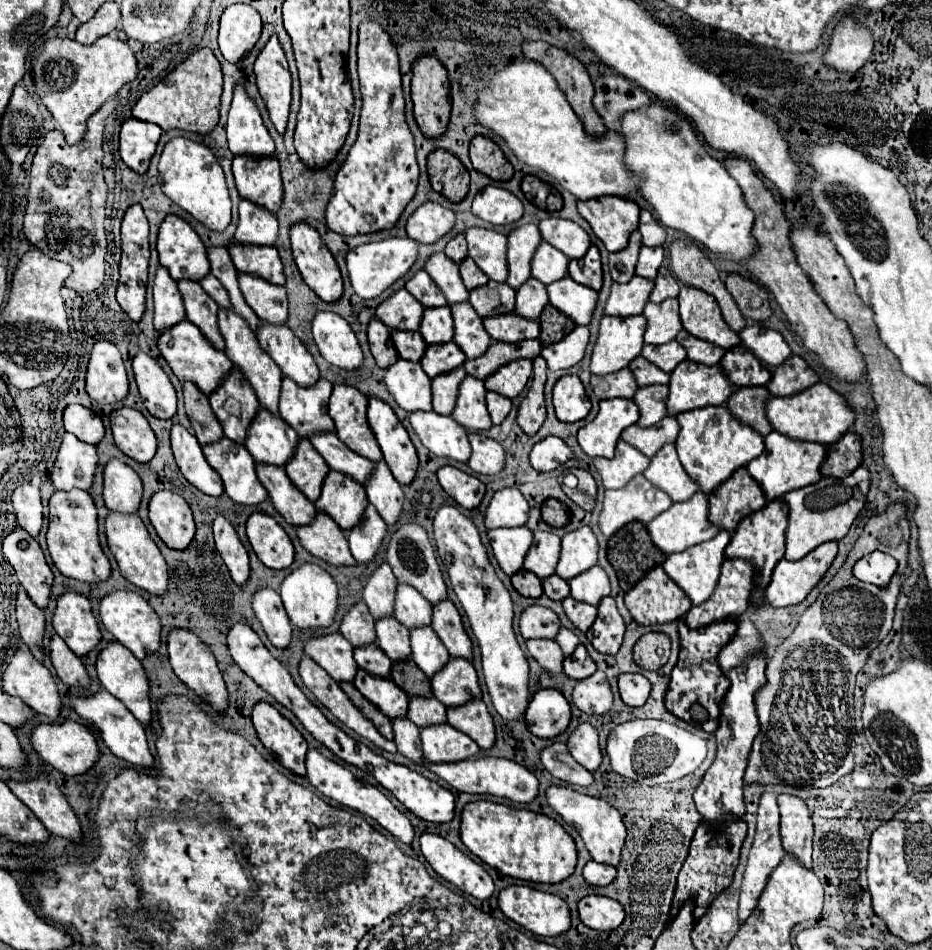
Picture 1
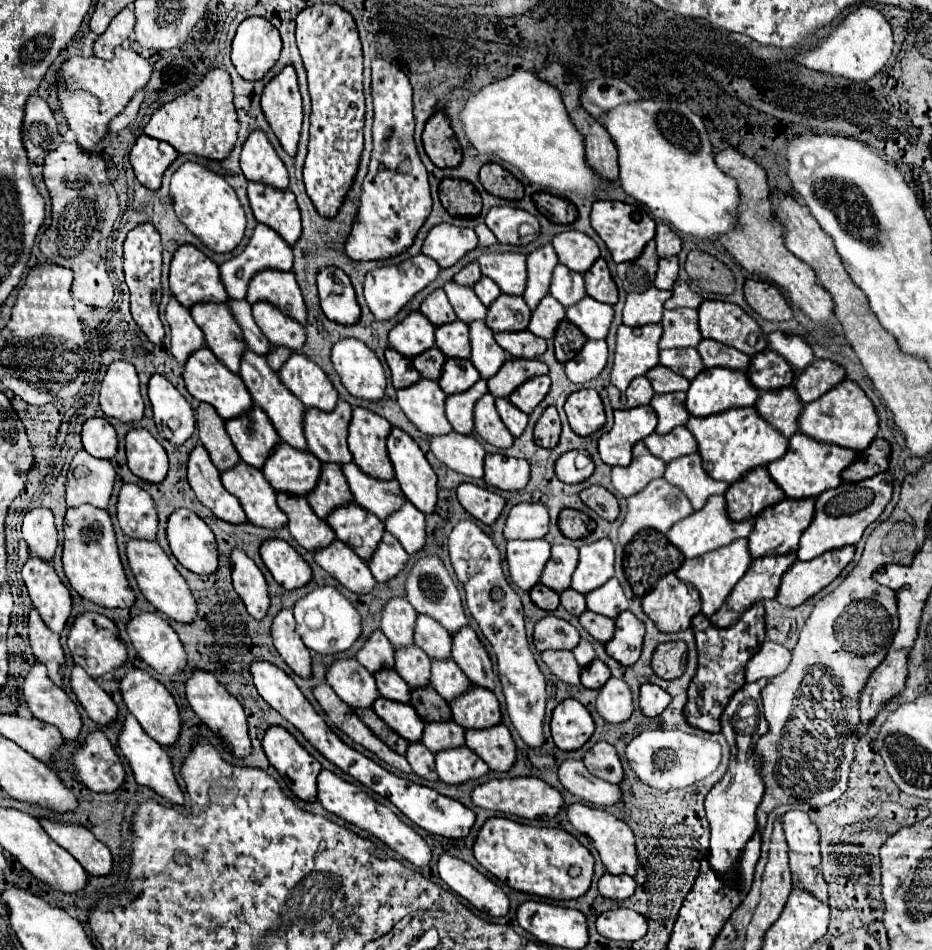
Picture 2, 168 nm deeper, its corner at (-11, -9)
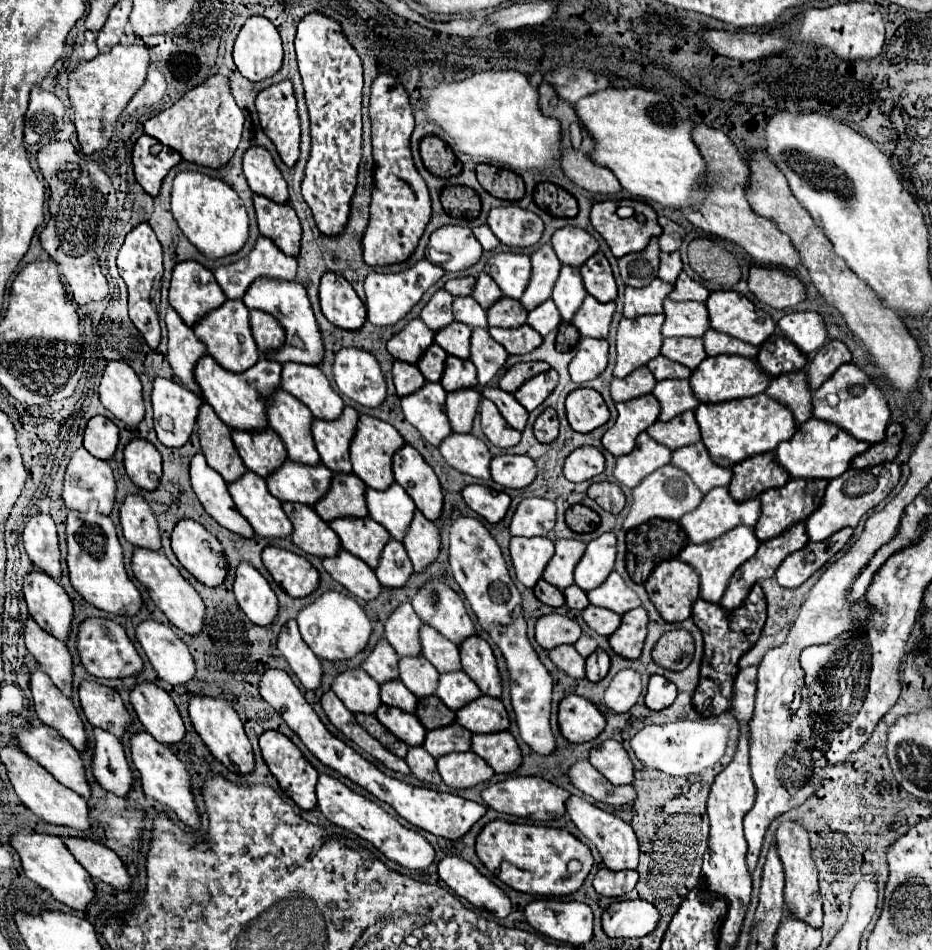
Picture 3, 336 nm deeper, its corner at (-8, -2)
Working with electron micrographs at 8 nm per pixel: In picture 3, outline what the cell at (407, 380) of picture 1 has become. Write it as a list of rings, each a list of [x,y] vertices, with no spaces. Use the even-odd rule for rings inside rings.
[[[427,381],[419,391],[401,397],[405,419],[431,443],[439,445],[451,433],[445,413],[445,389],[439,383]]]

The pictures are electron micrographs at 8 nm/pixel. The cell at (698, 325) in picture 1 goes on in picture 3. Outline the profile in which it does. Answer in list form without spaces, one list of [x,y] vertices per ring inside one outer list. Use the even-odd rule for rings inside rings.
[[[713,291],[705,301],[711,329],[759,347],[775,331],[773,319],[737,291]],[[763,317],[763,323],[757,319]]]

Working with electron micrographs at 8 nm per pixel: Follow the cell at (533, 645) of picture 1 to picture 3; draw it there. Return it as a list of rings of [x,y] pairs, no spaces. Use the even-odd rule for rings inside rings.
[[[559,645],[549,649],[549,659],[573,679],[585,677],[585,659],[575,651],[573,645]]]

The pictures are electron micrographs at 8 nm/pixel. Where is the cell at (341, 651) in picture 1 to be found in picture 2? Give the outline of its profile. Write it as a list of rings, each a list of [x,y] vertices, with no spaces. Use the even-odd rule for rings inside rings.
[[[356,658],[336,660],[326,674],[326,682],[350,708],[370,708],[378,698],[374,676]]]

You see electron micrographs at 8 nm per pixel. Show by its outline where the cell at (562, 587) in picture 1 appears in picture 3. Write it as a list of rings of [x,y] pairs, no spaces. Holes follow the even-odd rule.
[[[577,585],[567,587],[567,589],[563,591],[563,595],[565,595],[565,601],[567,601],[567,605],[569,605],[571,609],[583,611],[583,607],[585,607],[585,605],[589,605],[589,599],[587,599],[585,591],[583,591],[581,587],[577,587]]]

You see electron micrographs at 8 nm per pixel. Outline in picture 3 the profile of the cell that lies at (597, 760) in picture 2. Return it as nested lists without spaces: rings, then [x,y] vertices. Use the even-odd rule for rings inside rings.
[[[607,739],[601,743],[601,747],[591,749],[589,763],[601,775],[605,775],[613,785],[623,785],[633,781],[633,763],[623,745],[615,739]]]

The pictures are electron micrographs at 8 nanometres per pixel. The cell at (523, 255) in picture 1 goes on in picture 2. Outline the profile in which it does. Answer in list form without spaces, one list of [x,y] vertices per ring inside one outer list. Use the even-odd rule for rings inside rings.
[[[546,244],[532,254],[528,254],[528,284],[524,292],[524,300],[530,310],[536,310],[540,300],[548,294],[548,286],[552,282],[552,270],[558,266],[558,256],[552,244]]]

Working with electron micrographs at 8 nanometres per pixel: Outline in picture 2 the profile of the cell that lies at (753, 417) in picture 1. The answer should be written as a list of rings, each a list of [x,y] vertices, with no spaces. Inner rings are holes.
[[[794,386],[762,392],[756,406],[754,406],[764,420],[768,420],[776,430],[780,430],[786,438],[798,432],[798,418],[804,408],[800,396],[796,394]]]

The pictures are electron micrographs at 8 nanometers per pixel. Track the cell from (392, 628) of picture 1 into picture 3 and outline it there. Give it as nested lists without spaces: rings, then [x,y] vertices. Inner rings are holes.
[[[423,655],[401,657],[399,659],[399,679],[405,683],[405,687],[411,693],[421,697],[421,695],[435,693],[439,671],[433,669],[433,665]]]

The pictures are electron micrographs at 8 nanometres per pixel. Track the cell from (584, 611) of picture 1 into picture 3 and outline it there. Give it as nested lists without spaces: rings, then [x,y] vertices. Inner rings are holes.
[[[589,605],[581,611],[583,615],[583,621],[599,635],[613,635],[621,623],[621,615],[609,611],[609,609],[603,609],[603,607],[595,607],[595,605]]]

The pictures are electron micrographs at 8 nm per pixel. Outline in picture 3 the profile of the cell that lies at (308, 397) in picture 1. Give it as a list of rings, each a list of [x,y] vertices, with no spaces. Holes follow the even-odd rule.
[[[345,407],[343,413],[333,421],[313,419],[311,431],[315,447],[321,455],[321,463],[335,473],[351,473],[349,443],[355,433],[359,413],[353,407]]]

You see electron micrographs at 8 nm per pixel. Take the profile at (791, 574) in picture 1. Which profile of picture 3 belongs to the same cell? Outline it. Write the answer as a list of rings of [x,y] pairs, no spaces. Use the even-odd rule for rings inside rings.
[[[845,527],[821,543],[807,543],[803,549],[791,553],[777,569],[777,583],[785,589],[795,589],[819,571],[835,553],[839,553],[851,539],[853,529]]]

